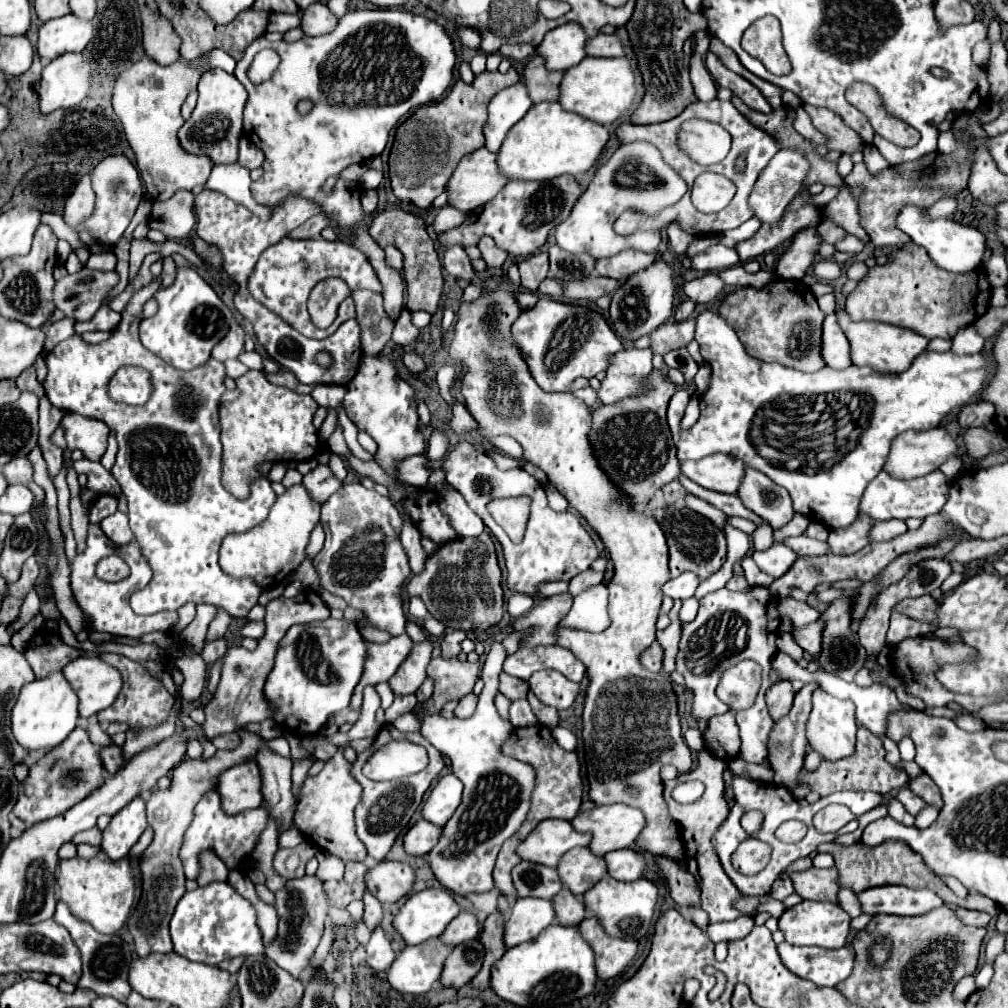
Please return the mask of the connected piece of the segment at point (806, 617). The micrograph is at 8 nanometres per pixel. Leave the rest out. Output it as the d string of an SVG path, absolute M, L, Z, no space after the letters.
M781 599L777 603L777 611L781 613L781 617L789 617L793 621L793 625L797 625L797 627L819 619L819 613L815 607L811 607L805 601L797 601L797 599Z

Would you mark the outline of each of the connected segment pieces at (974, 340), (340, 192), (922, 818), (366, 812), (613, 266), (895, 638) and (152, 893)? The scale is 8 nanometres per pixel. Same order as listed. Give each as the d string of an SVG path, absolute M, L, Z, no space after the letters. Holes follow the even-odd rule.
M967 325L963 329L957 331L957 335L953 337L951 343L951 351L955 351L955 355L971 355L971 353L979 353L985 345L985 339L981 335L977 335L973 325Z
M403 7L347 11L331 33L319 37L303 37L295 43L287 43L283 39L271 43L265 37L259 37L245 51L243 59L237 61L235 69L235 77L249 91L249 99L243 111L245 137L251 139L251 143L255 143L265 153L263 175L251 185L253 199L261 205L273 207L279 205L287 195L303 195L303 199L319 203L321 213L327 215L329 221L335 221L339 229L351 229L359 225L365 215L361 207L363 187L341 181L329 195L321 193L319 187L325 183L327 177L339 177L341 171L349 165L363 163L371 157L381 155L387 145L389 131L403 115L421 105L441 99L453 79L453 67L455 49L445 27L429 17L423 17ZM271 47L279 53L281 65L269 81L253 85L247 79L247 69L261 49ZM301 99L313 101L313 109L307 115L301 115L295 109Z
M925 805L925 807L915 815L915 825L921 827L921 829L929 827L929 825L937 819L937 813L939 813L939 811L937 811L933 805Z
M383 725L383 729L379 731L379 735L375 737L375 741L373 741L371 747L381 747L381 745L385 745L385 743L387 743L387 731L389 731L389 735L391 735L393 739L409 739L409 741L413 741L413 743L423 745L423 747L429 751L429 765L427 765L421 773L417 773L415 777L409 777L409 779L371 781L371 779L367 779L367 777L361 773L361 767L363 767L363 763L369 759L371 749L365 749L365 751L357 753L357 759L351 763L351 775L353 775L355 781L363 787L359 807L355 807L355 831L357 831L357 837L363 841L363 845L367 847L369 855L371 855L373 859L377 859L377 861L381 861L381 859L389 853L393 841L395 841L397 835L407 827L411 815L413 815L415 809L419 807L419 803L421 803L421 799L423 799L423 793L429 789L431 781L433 781L433 779L441 773L441 769L445 767L443 755L441 755L431 743L427 743L419 731L417 731L417 733L401 733L401 731L397 731L393 725L389 725L389 727Z
M621 251L615 257L607 259L597 259L595 273L603 277L613 277L613 279L627 279L635 275L635 271L641 271L643 267L649 267L655 261L655 253L643 253L643 251Z
M893 611L891 613L891 625L887 631L887 643L895 645L907 637L919 637L927 631L931 631L931 629L925 627L925 623L917 623L913 619L909 619L907 615L899 615L897 611Z
M237 731L237 733L241 735L241 741L243 741L237 749L217 751L207 761L193 761L193 759L181 761L173 769L169 789L153 791L147 801L147 821L153 827L155 837L153 837L153 843L141 855L141 861L139 861L141 899L127 921L129 933L133 935L135 951L139 957L145 957L149 953L173 951L173 943L169 937L169 921L171 921L177 901L185 893L185 875L183 875L183 863L179 859L179 847L183 845L183 835L185 835L187 827L191 825L191 819L195 813L195 803L199 803L199 799L207 791L215 789L215 779L219 779L219 775L223 771L227 771L233 765L255 759L257 751L261 751L261 749L269 749L281 757L289 757L289 743L283 735L275 737L275 739L263 739L255 733L245 733L245 731Z

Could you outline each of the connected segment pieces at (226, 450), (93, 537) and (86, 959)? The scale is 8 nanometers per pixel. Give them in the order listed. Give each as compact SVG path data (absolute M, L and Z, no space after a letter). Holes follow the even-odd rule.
M249 371L237 379L241 397L221 405L221 443L223 443L223 487L247 499L249 487L255 479L263 477L259 471L261 463L275 461L305 461L317 453L319 435L311 419L317 411L317 403L311 395L299 395L291 389L273 385L261 371Z
M89 525L89 535L87 535L87 549L83 555L77 555L75 561L71 563L71 587L75 593L75 599L79 603L79 607L83 609L83 613L87 615L87 619L91 621L93 631L101 631L101 633L111 633L117 637L133 637L137 639L143 633L151 633L151 631L169 631L175 627L177 623L177 613L175 611L161 611L155 615L135 615L135 611L131 611L129 607L129 597L133 591L143 589L149 581L151 581L151 567L147 565L145 557L139 551L139 545L133 541L125 547L115 547L115 543L111 543L107 539L107 535L101 531L99 525ZM109 555L119 555L121 559L125 559L125 563L131 567L131 577L123 579L119 583L107 583L101 581L95 575L95 565Z
M57 903L57 911L53 915L53 919L67 927L71 931L71 937L75 939L77 947L81 949L81 957L83 957L83 977L79 981L79 987L85 989L93 989L99 995L109 995L115 997L117 1001L125 1003L129 993L131 993L131 985L127 981L127 973L129 973L129 965L133 961L133 953L129 949L129 945L115 933L115 935L103 935L97 933L89 923L83 923L79 919L75 919L65 903Z

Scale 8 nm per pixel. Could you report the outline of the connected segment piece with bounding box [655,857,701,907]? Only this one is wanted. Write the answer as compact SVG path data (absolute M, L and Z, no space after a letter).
M655 857L655 865L661 869L667 887L669 887L669 895L673 897L673 901L681 907L689 907L689 905L697 905L699 903L699 885L695 881L695 877L691 873L681 871L679 863L675 863L673 859L663 859L663 857Z

